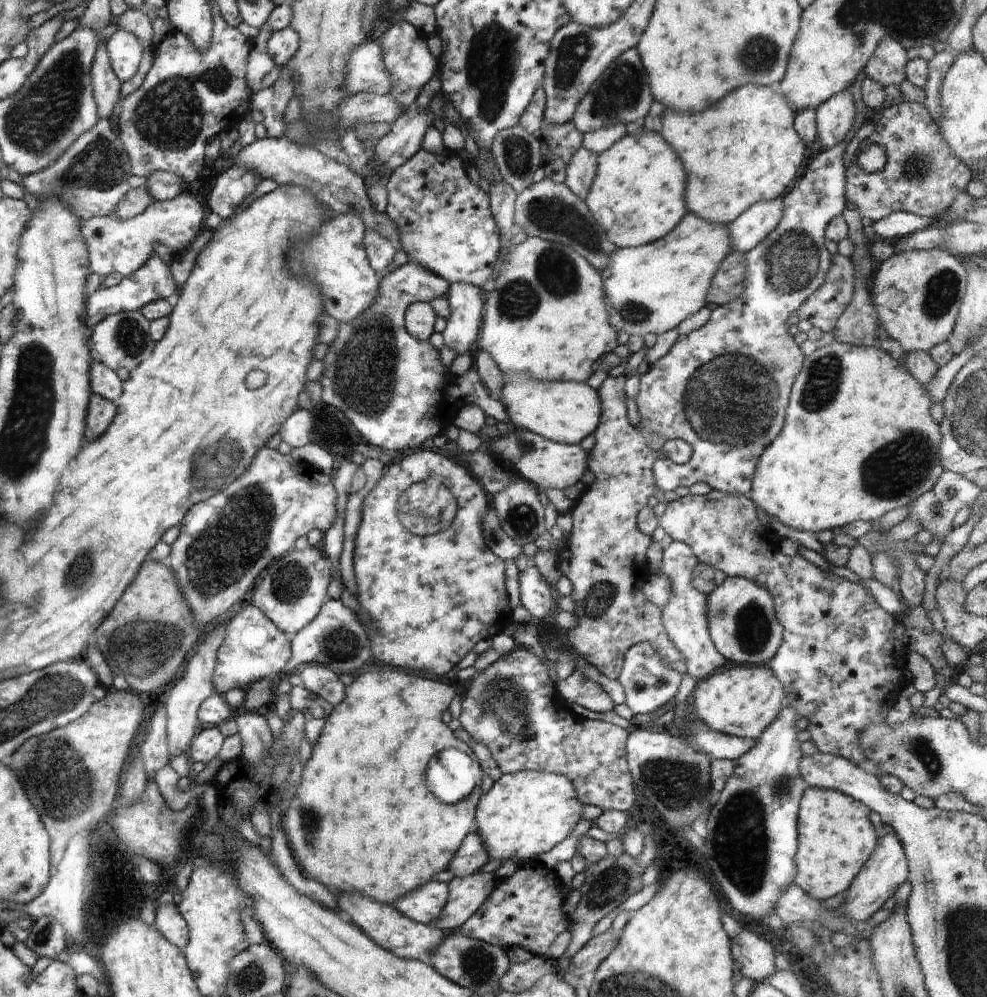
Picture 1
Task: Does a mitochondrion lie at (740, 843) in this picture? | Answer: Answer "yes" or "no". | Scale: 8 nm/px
yes

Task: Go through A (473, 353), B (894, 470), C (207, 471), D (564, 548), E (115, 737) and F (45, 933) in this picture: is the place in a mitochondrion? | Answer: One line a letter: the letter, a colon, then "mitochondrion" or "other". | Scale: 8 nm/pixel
A: other
B: mitochondrion
C: mitochondrion
D: other
E: other
F: mitochondrion

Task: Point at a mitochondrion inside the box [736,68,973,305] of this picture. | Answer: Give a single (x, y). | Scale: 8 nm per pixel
(791, 262)

